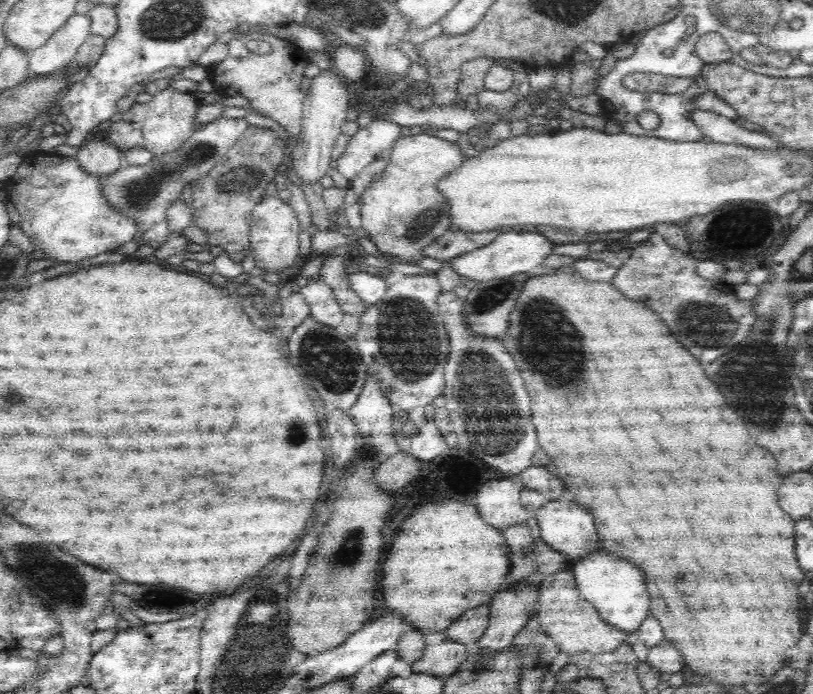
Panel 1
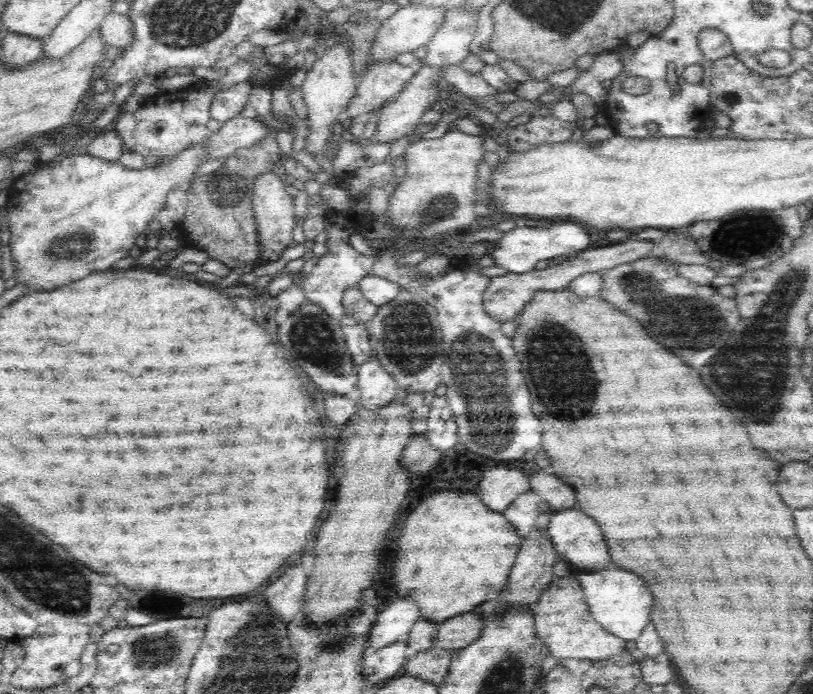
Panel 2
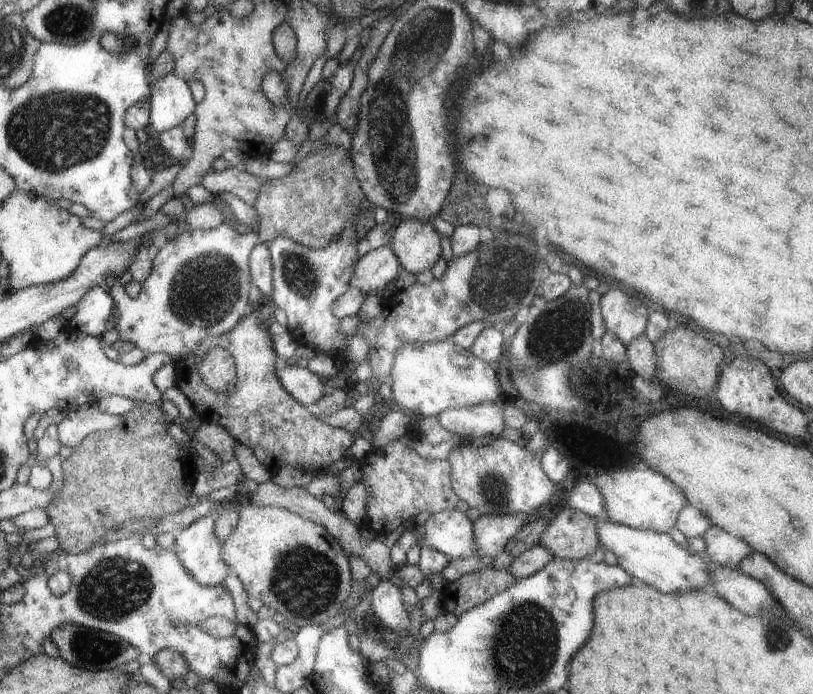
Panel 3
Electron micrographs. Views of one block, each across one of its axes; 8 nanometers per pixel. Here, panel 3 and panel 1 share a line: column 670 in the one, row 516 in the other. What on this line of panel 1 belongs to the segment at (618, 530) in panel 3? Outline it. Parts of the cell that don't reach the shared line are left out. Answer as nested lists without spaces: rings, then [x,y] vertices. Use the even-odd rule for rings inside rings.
[[[568,498],[547,501],[534,514],[538,518],[541,537],[544,542],[552,550],[561,552],[570,560],[584,558],[600,548],[600,540],[598,540],[592,516],[584,508],[570,502]]]

